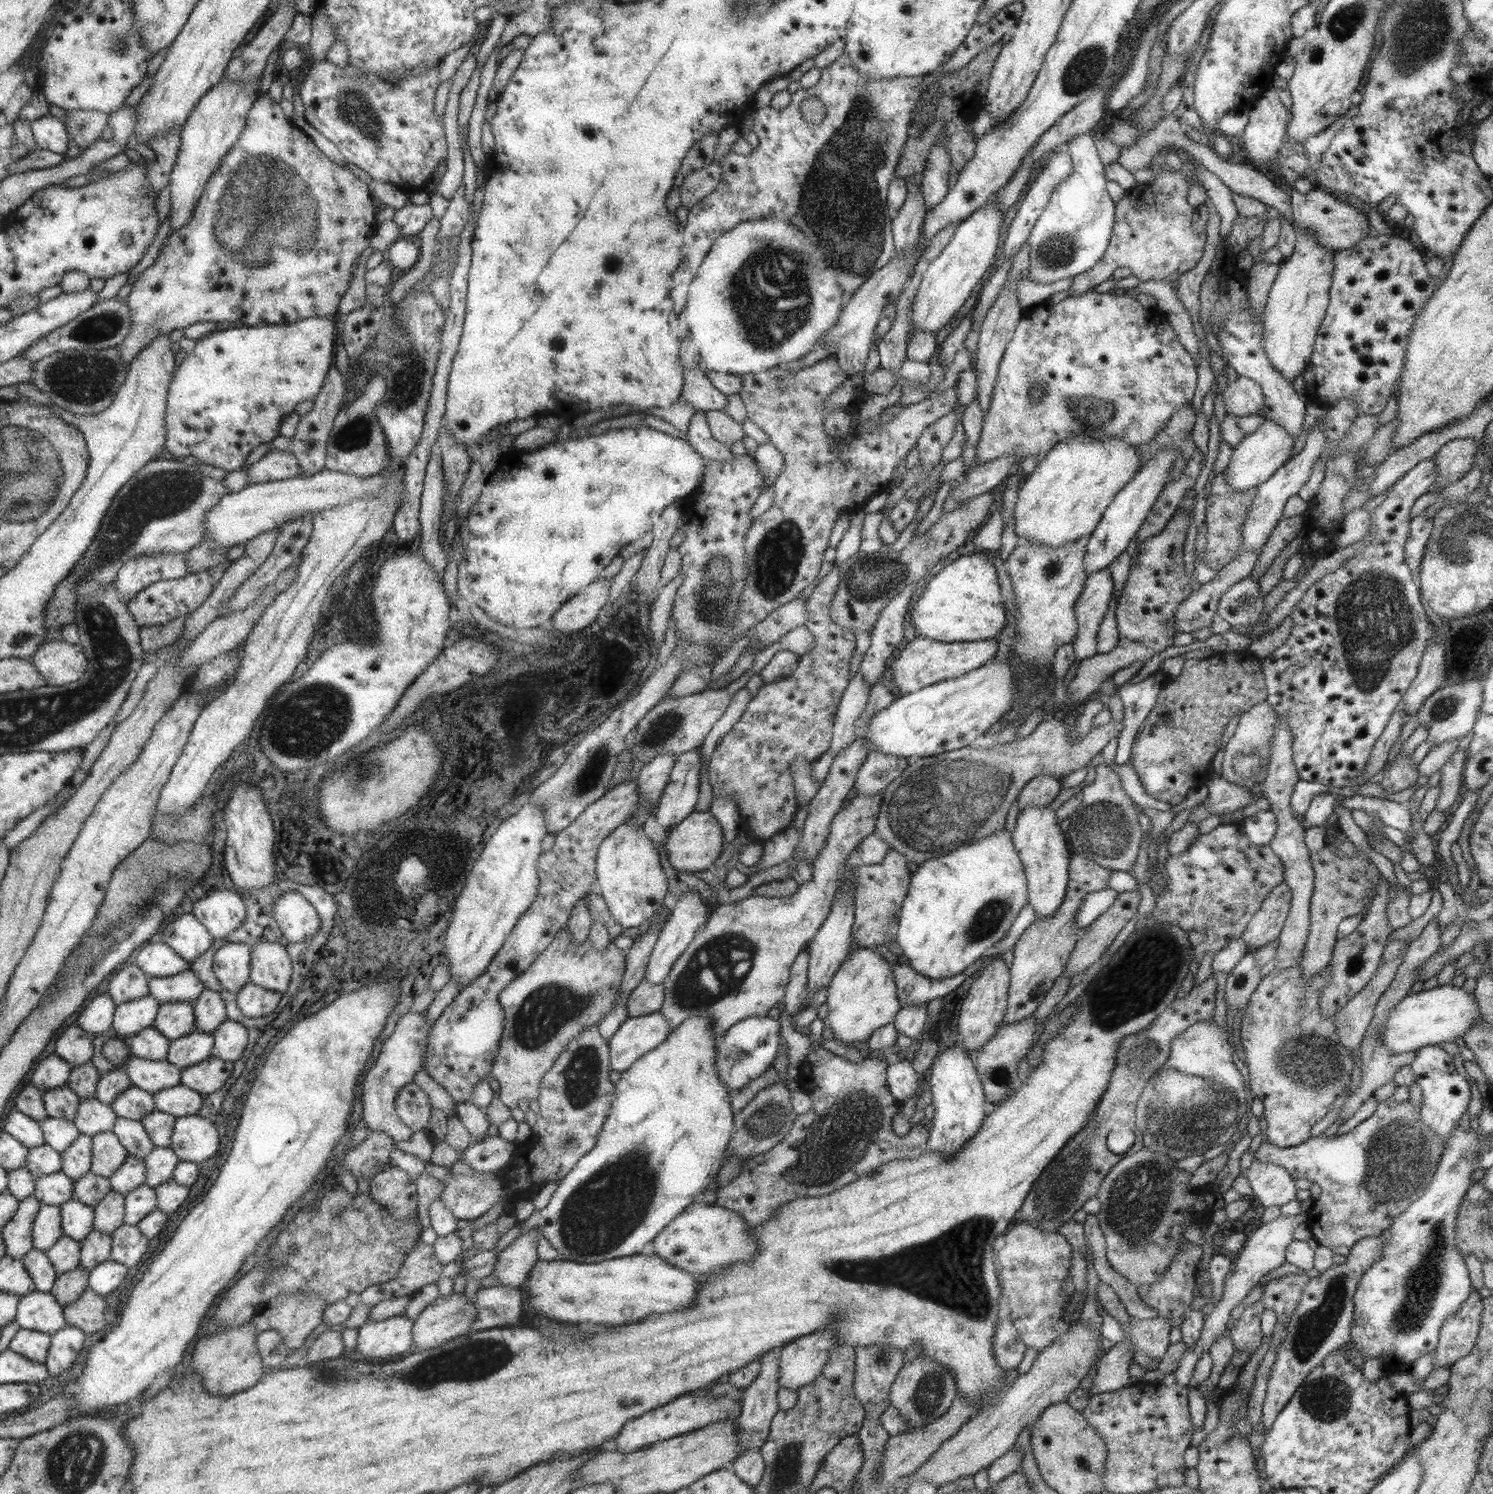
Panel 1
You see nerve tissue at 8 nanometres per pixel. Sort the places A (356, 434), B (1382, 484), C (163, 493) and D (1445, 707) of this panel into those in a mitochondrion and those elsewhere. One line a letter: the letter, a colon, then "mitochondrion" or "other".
A: mitochondrion
B: other
C: mitochondrion
D: mitochondrion

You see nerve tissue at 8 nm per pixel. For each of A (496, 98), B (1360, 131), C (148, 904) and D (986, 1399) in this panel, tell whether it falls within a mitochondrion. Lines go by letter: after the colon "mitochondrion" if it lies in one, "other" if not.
A: other
B: other
C: other
D: other

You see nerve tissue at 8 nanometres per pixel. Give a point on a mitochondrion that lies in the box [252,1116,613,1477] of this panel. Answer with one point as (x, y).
(422, 1375)

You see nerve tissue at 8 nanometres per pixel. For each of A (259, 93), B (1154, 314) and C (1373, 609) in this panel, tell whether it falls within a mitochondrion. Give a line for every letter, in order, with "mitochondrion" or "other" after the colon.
A: other
B: other
C: mitochondrion

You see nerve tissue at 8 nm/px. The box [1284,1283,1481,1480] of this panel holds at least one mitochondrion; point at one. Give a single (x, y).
(1328, 1398)

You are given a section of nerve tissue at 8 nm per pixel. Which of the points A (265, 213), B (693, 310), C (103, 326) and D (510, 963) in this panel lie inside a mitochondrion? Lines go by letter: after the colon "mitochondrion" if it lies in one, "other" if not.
A: mitochondrion
B: other
C: mitochondrion
D: mitochondrion

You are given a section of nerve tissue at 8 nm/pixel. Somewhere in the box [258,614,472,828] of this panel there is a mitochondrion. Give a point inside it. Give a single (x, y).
(305, 724)

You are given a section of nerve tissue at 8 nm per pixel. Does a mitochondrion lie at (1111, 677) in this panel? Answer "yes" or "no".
no

